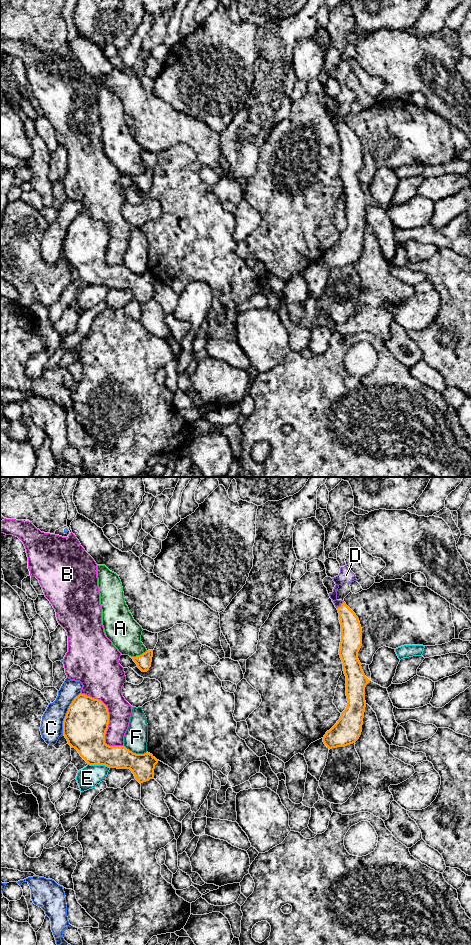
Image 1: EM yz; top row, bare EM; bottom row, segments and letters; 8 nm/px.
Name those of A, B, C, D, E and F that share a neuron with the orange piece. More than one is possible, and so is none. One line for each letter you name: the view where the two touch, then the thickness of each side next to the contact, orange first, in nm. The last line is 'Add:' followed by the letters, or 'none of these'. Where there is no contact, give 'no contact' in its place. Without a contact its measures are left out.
D: meets orange in yz; 180 nm thick on the orange side, 110 nm on the other
Add: D

